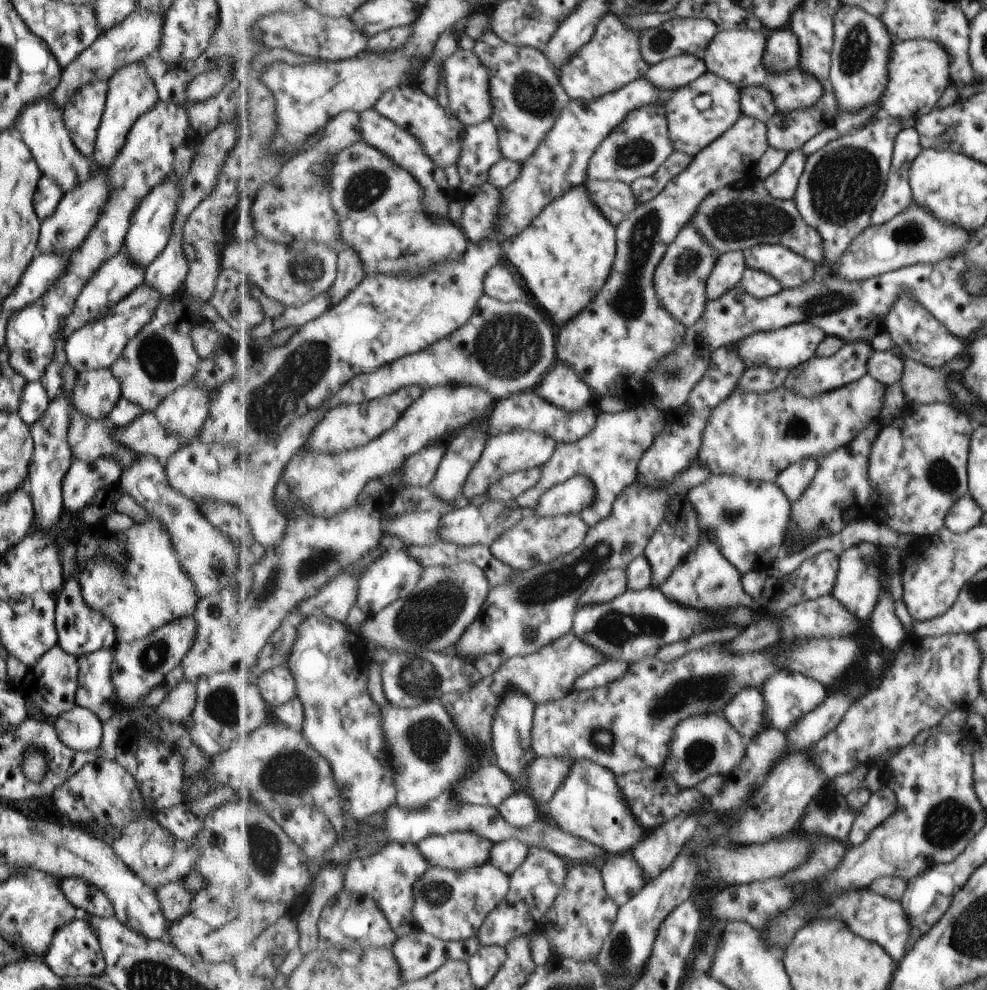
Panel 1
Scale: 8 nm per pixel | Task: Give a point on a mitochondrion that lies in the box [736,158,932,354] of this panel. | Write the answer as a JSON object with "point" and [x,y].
{"point":[827,303]}

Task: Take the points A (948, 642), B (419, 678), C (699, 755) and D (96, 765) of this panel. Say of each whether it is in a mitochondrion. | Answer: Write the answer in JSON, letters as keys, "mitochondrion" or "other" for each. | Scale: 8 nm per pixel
{"A":"other","B":"mitochondrion","C":"mitochondrion","D":"other"}

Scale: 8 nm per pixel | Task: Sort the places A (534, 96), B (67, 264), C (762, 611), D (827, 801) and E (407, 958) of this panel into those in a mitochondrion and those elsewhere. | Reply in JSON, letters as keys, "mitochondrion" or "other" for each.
{"A":"mitochondrion","B":"other","C":"other","D":"other","E":"other"}

